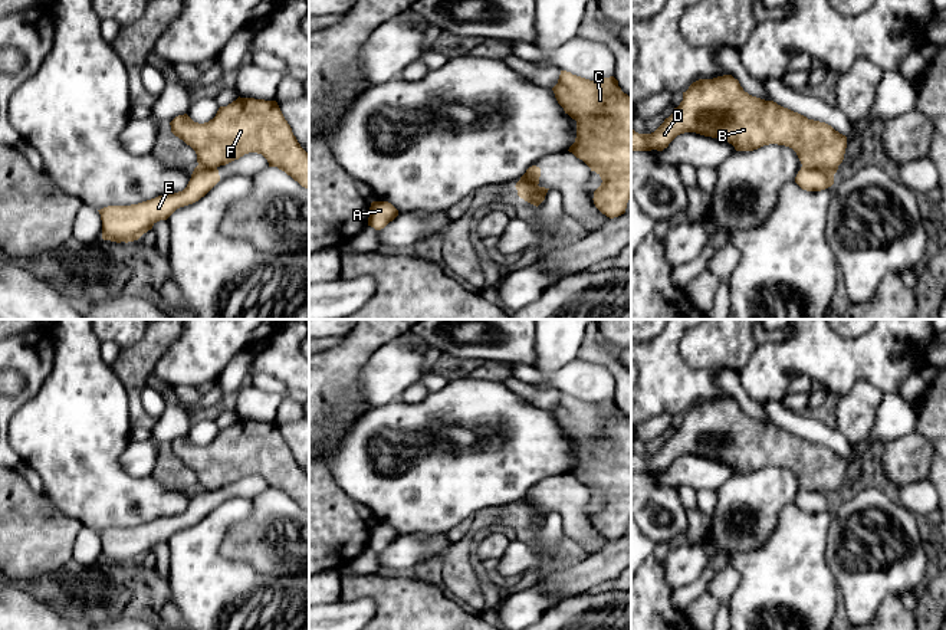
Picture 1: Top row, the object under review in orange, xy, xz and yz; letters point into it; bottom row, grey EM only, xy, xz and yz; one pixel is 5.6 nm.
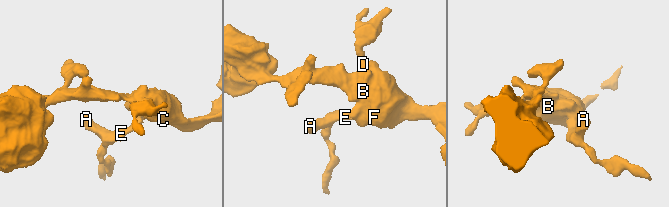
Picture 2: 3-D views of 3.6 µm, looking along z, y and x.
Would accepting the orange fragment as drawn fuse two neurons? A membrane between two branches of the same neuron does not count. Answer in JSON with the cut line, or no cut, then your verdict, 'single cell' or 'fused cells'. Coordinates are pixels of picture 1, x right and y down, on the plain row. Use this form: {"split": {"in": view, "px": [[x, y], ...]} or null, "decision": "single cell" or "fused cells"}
{"split": {"in": "yz", "px": [[802, 488], [824, 491], [833, 498]]}, "decision": "fused cells"}

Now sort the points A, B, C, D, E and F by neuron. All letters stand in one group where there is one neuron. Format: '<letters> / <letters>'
A E / B C D F

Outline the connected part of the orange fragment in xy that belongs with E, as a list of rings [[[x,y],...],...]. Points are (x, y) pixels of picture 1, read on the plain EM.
[[[197,488],[183,513],[158,518],[138,526],[104,529],[98,532],[102,542],[102,561],[116,565],[138,562],[157,544],[167,542],[177,531],[198,524],[219,503],[217,490]]]

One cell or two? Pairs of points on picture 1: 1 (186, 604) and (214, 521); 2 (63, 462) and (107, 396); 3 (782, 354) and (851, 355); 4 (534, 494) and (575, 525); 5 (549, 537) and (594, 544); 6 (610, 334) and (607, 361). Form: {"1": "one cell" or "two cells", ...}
{"1": "one cell", "2": "one cell", "3": "one cell", "4": "one cell", "5": "two cells", "6": "two cells"}

